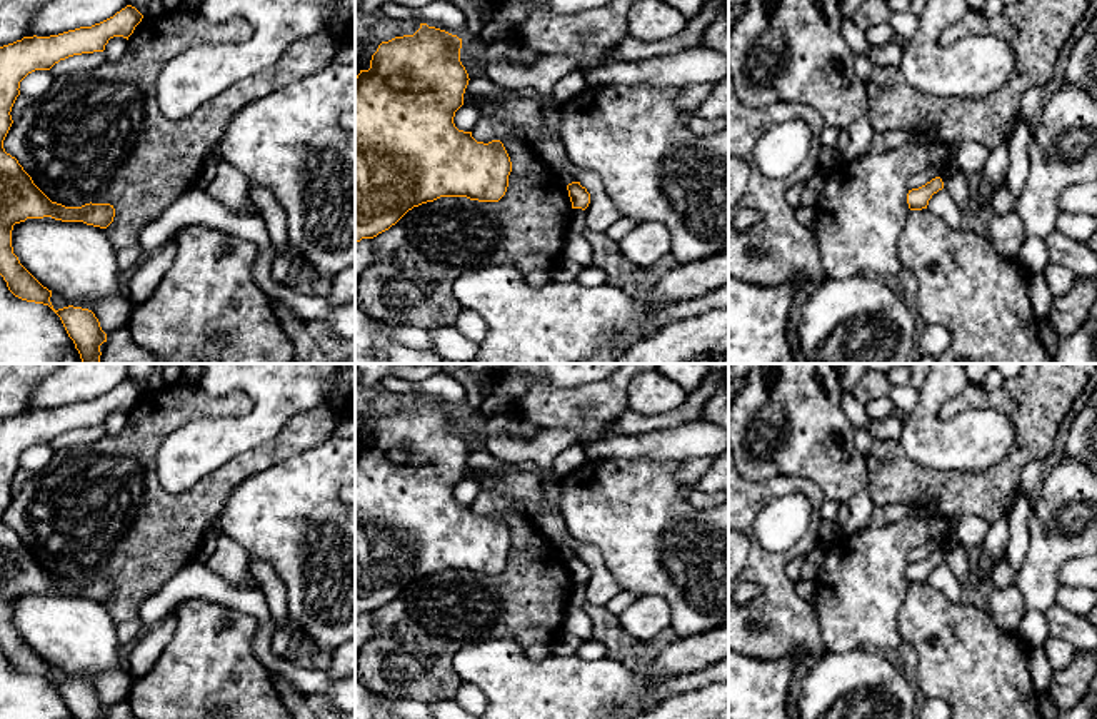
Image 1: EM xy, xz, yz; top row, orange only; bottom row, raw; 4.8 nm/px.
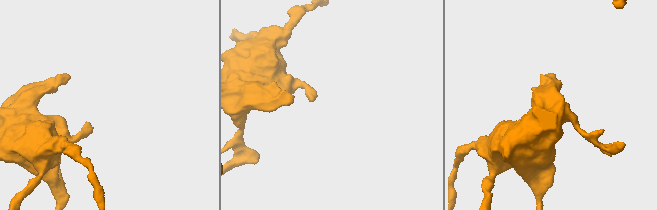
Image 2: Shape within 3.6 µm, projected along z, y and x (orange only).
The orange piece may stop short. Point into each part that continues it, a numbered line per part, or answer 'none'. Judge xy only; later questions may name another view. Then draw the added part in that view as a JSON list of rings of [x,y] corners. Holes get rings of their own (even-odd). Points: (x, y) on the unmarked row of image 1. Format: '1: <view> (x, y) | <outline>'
none

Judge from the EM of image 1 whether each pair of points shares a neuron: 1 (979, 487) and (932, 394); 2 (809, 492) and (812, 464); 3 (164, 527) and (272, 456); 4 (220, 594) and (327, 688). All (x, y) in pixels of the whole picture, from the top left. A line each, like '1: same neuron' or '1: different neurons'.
1: different neurons
2: different neurons
3: same neuron
4: same neuron

